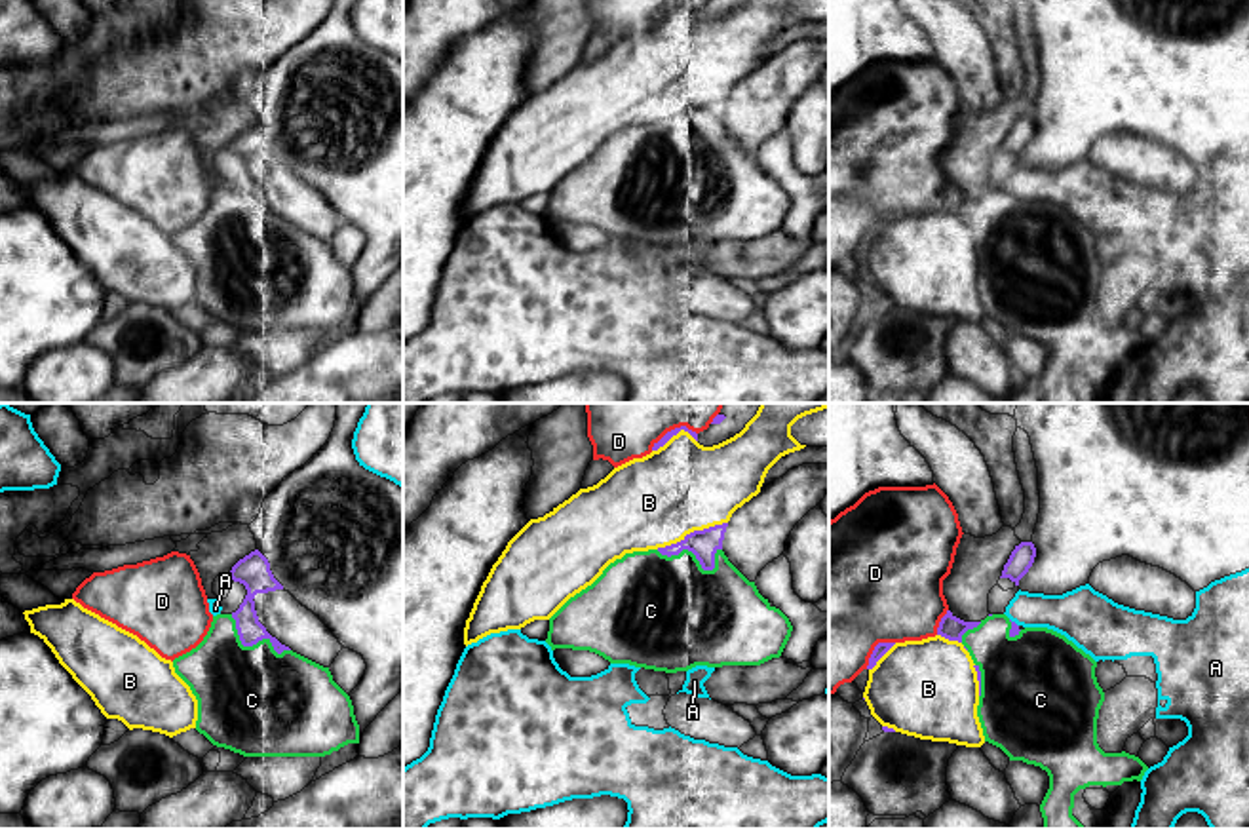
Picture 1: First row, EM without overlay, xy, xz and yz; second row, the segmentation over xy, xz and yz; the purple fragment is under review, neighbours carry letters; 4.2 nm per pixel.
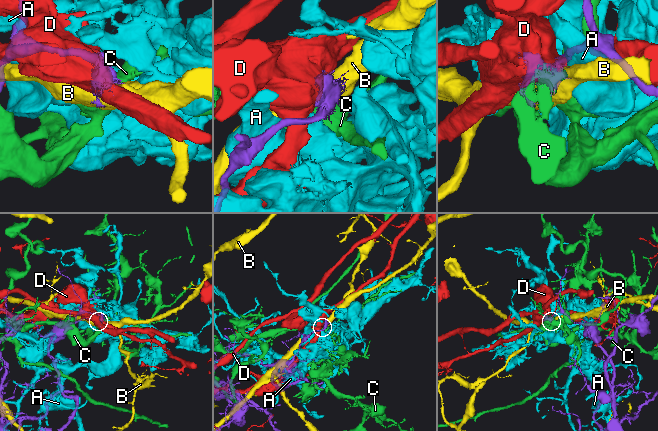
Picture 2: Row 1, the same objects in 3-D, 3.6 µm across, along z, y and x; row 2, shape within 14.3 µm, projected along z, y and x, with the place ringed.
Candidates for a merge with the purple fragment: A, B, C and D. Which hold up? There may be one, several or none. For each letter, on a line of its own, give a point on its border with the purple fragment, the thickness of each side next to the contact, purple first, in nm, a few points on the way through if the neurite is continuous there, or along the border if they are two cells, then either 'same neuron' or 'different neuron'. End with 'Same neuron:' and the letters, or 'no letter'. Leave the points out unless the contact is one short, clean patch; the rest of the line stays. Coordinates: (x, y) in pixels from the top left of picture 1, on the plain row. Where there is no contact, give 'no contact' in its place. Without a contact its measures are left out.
A: yz (1014, 196) | 40/190 nm | different neuron
B: xz (691, 107) | 120/380 nm | different neuron
C: xz (696, 132) | 120/440 nm | different neuron
D: yz (875, 223) | 60/480 nm | different neuron
Same neuron: no letter

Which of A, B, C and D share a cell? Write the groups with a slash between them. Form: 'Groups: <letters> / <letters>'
Groups: A / B / C / D

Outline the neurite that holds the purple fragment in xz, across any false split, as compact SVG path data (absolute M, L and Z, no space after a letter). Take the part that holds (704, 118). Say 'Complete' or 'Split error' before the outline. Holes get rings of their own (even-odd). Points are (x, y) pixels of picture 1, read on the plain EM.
Complete. M728 97L715 99L703 105L694 105L686 108L681 116L658 122L662 129L679 129L682 124L688 124L696 129L703 145L715 143L715 127L722 124L722 114Z

